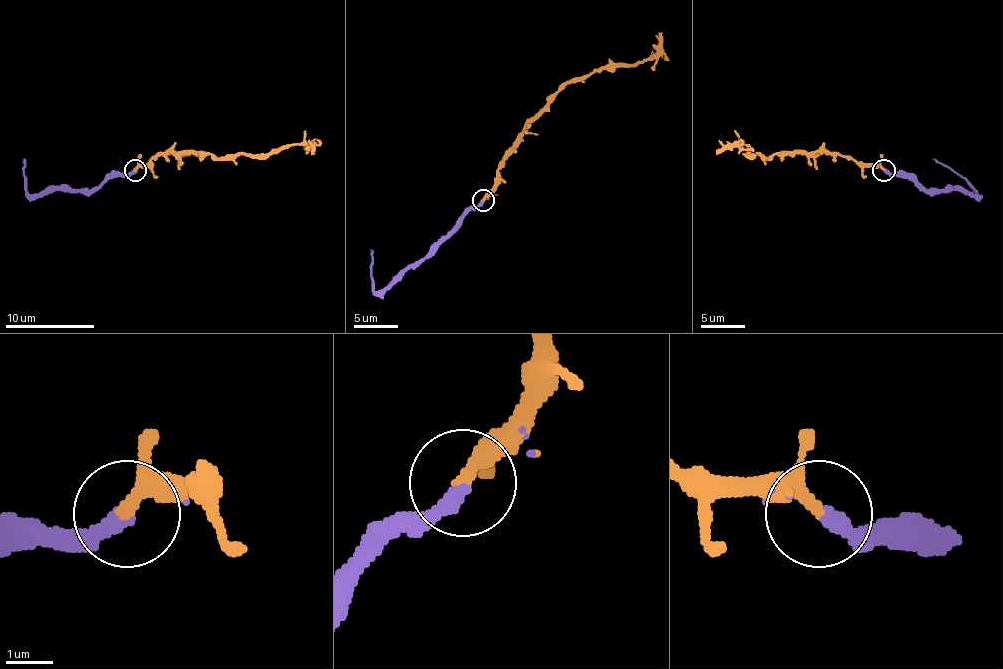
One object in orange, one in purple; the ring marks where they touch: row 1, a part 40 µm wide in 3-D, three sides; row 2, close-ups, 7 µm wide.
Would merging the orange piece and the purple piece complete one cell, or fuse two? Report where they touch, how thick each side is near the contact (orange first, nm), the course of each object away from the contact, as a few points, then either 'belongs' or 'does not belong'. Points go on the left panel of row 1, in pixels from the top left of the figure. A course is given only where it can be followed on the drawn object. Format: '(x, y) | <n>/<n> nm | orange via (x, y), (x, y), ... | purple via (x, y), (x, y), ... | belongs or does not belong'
(135, 170) | 240/360 nm | orange via (135, 169), (157, 154), (215, 154), (222, 158), (280, 152), (291, 145), (308, 145), (313, 149), (311, 154) | purple via (135, 169), (110, 174), (90, 189), (43, 189), (35, 194), (26, 187), (26, 158) | belongs

